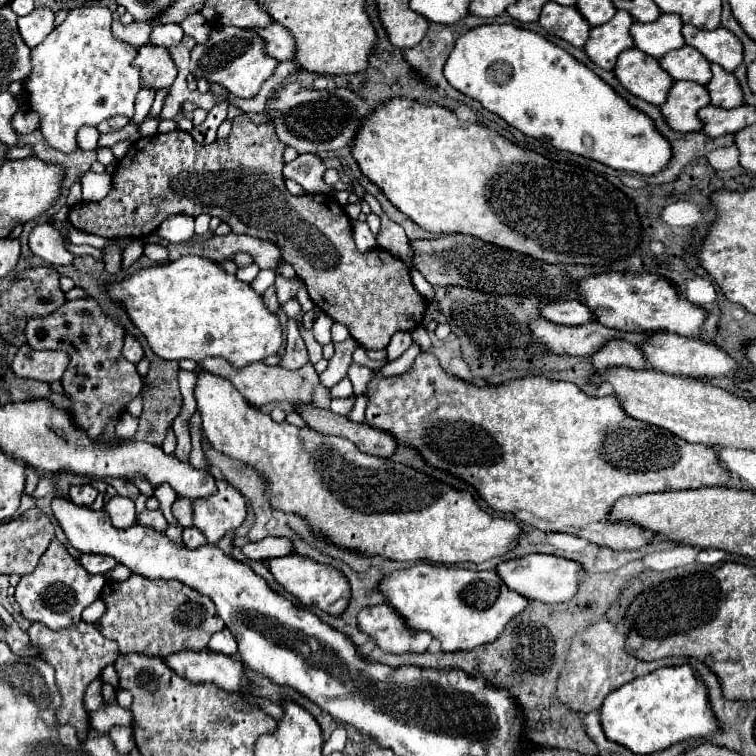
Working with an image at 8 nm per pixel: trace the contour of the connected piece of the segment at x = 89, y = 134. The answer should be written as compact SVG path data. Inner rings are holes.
M82 127L78 139L80 139L80 149L96 149L100 131L96 127Z

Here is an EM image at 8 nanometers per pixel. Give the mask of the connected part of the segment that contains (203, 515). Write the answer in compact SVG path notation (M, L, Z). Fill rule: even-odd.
M224 479L216 485L218 493L212 495L212 499L192 501L194 525L206 535L210 545L218 545L218 541L228 531L238 529L246 517L246 503L240 491Z

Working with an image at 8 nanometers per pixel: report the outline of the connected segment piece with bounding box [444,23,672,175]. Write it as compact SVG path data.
M498 23L480 25L466 31L456 41L444 65L444 77L454 89L476 99L484 109L500 115L508 125L516 127L524 135L548 141L556 149L570 151L604 163L612 169L638 175L658 175L672 159L672 145L656 129L654 121L648 115L644 115L640 109L632 107L626 99L622 99L584 63L576 61L562 47L550 43L534 31Z

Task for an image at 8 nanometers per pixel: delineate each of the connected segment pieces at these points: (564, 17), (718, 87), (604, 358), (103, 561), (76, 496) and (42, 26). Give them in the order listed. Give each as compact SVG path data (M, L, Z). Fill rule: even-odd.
M554 1L544 5L542 15L540 15L540 25L548 33L552 33L576 47L584 47L584 43L590 37L590 29L592 29L590 23L580 15L580 11L576 7L564 7Z
M712 65L712 81L708 83L708 93L712 95L712 105L716 107L740 107L744 105L744 93L738 85L738 79L734 73L724 71L718 65Z
M612 341L606 343L594 357L592 363L598 371L612 369L612 367L628 367L628 369L652 369L646 361L644 353L638 347L632 347L628 341Z
M82 555L78 561L90 575L106 575L116 565L120 565L116 559L112 559L108 555Z
M74 485L70 487L70 499L78 505L92 505L94 499L96 499L98 491L92 487L92 485Z
M36 7L32 13L18 17L18 29L28 47L36 47L54 29L54 11L50 7Z

